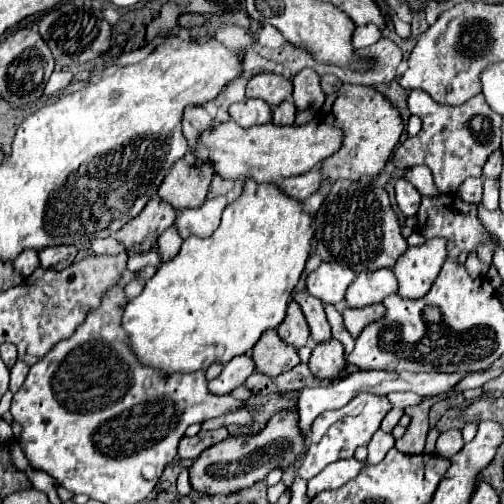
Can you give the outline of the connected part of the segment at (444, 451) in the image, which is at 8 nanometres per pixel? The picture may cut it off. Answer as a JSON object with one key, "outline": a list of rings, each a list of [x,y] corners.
{"outline":[[[453,428],[453,430],[447,430],[443,432],[439,438],[437,438],[437,444],[435,444],[435,452],[443,458],[451,458],[455,456],[461,448],[463,448],[463,436],[461,436],[461,430]]]}

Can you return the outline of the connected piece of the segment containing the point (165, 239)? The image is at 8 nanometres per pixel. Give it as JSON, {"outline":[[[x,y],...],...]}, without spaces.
{"outline":[[[175,228],[165,230],[165,232],[159,236],[159,240],[157,240],[157,252],[159,252],[159,256],[161,256],[161,262],[167,262],[167,260],[171,260],[173,256],[177,256],[181,244],[183,244],[183,240],[179,238],[179,234],[177,234]]]}

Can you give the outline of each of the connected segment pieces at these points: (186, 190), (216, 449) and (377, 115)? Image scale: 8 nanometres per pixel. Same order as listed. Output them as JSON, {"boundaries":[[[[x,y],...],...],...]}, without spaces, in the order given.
{"boundaries":[[[[187,152],[165,176],[159,196],[177,210],[199,208],[207,198],[213,174],[209,164],[201,164],[193,152]]],[[[279,412],[259,434],[227,438],[201,452],[201,456],[189,468],[189,480],[193,490],[201,494],[231,494],[253,486],[275,468],[287,470],[303,450],[305,438],[297,426],[297,412]]],[[[343,84],[341,90],[337,90],[331,98],[327,98],[321,116],[325,122],[341,126],[345,130],[341,150],[321,164],[323,174],[333,182],[341,178],[359,180],[361,176],[377,176],[383,170],[385,162],[389,160],[403,132],[403,120],[399,116],[399,110],[387,100],[387,96],[383,96],[373,86]]]]}

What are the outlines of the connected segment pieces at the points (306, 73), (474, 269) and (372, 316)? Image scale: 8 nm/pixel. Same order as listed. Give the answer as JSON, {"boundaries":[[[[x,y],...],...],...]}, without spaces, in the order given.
{"boundaries":[[[[305,68],[293,78],[293,104],[299,110],[319,110],[325,102],[325,94],[319,86],[319,76],[315,70]]],[[[473,254],[473,256],[469,256],[469,258],[467,258],[467,270],[469,270],[469,274],[471,274],[473,278],[479,278],[479,276],[485,276],[485,274],[487,274],[489,264],[481,262],[481,260],[479,260],[479,256],[477,256],[477,254]]],[[[371,304],[371,306],[365,306],[365,308],[345,308],[341,314],[343,314],[345,328],[351,332],[353,338],[357,338],[359,332],[367,324],[379,320],[385,314],[385,306],[383,304]]]]}

